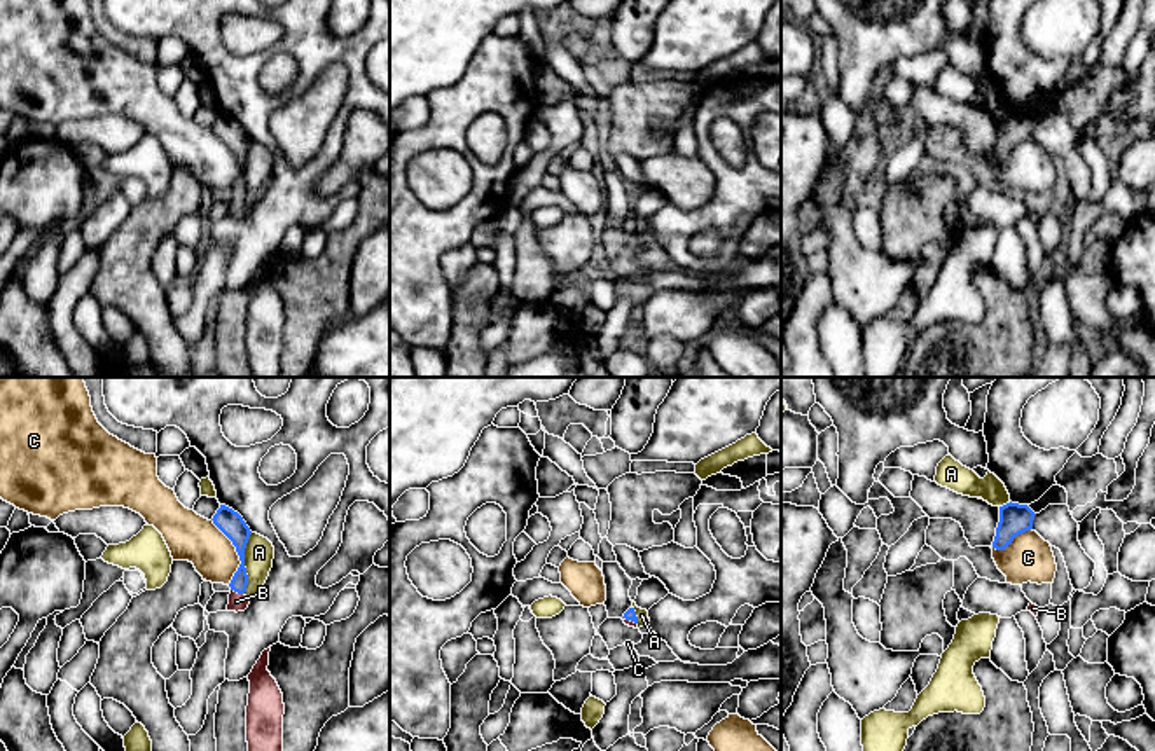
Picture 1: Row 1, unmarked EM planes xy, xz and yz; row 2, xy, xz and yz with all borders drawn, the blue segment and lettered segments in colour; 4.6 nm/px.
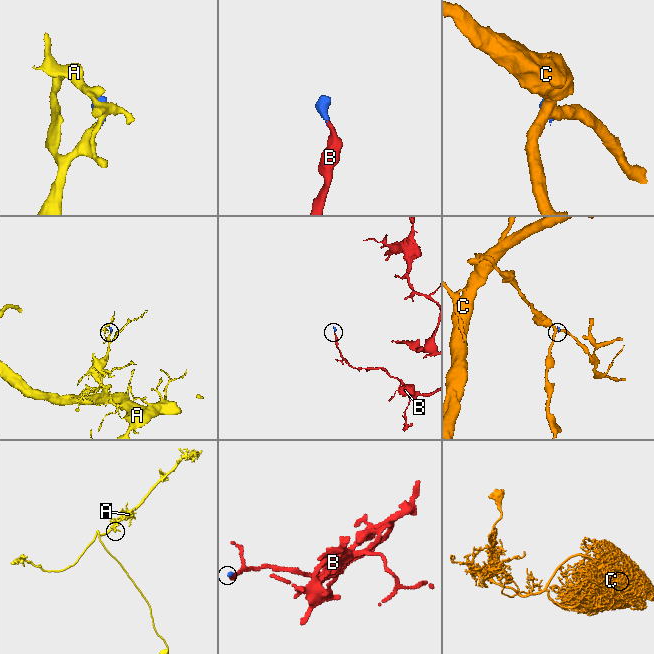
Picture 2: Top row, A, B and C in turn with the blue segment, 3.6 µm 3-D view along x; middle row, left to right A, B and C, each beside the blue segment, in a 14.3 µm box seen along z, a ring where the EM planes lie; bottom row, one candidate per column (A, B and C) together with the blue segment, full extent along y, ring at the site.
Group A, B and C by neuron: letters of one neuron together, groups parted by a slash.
A / B / C

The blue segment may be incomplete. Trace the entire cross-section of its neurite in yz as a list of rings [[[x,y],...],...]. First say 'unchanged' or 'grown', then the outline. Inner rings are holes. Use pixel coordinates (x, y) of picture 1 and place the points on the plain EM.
unchanged; [[[1006,112],[999,115],[999,131],[992,157],[1005,159],[1015,145],[1033,138],[1034,121],[1027,114]]]

